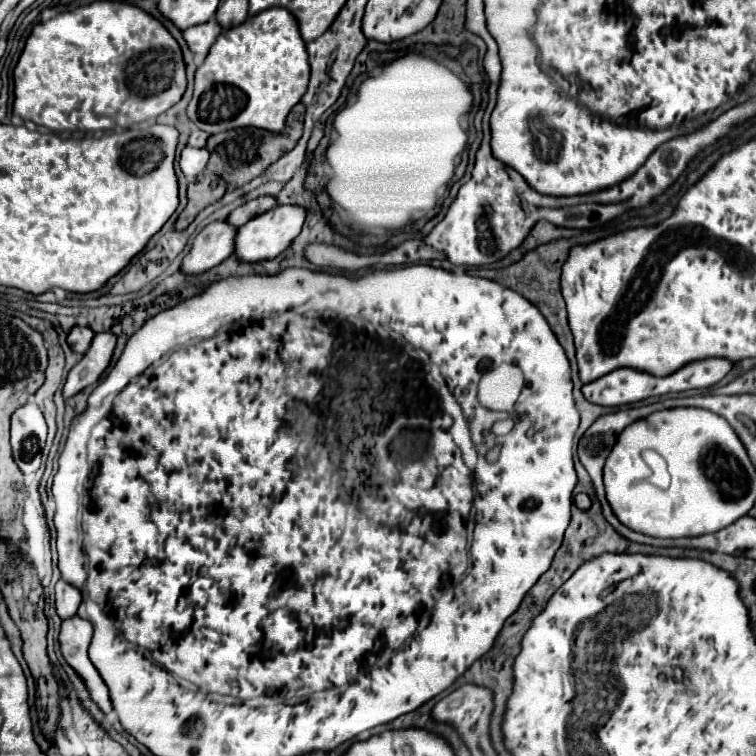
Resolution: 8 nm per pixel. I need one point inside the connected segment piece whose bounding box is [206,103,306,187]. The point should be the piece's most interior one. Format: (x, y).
(239, 155)

